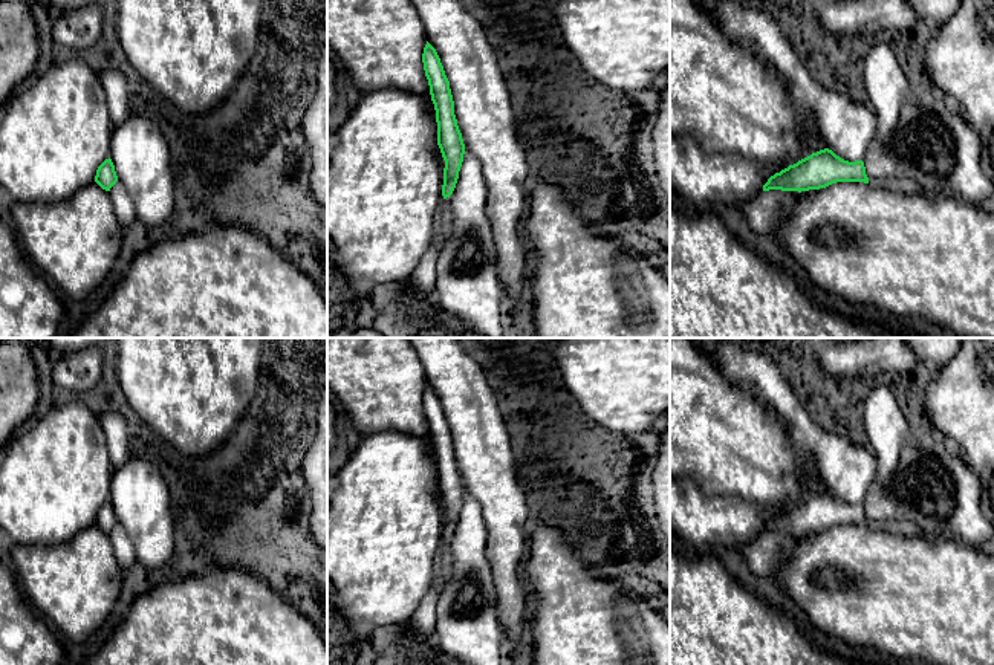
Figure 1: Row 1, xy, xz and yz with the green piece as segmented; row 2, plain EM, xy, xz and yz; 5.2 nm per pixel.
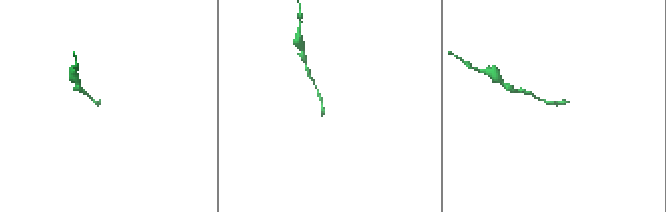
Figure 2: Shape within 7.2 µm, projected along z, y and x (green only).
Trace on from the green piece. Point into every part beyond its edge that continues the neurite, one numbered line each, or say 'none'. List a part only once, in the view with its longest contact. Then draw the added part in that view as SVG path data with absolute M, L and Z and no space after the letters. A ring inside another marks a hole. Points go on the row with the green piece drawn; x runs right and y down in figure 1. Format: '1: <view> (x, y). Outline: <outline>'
none

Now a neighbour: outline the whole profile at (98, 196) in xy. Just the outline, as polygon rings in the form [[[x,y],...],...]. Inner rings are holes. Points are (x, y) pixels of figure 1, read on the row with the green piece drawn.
[[[95,180],[60,202],[15,202],[14,231],[26,261],[73,307],[109,275],[122,248],[124,226],[116,220],[109,191]]]

